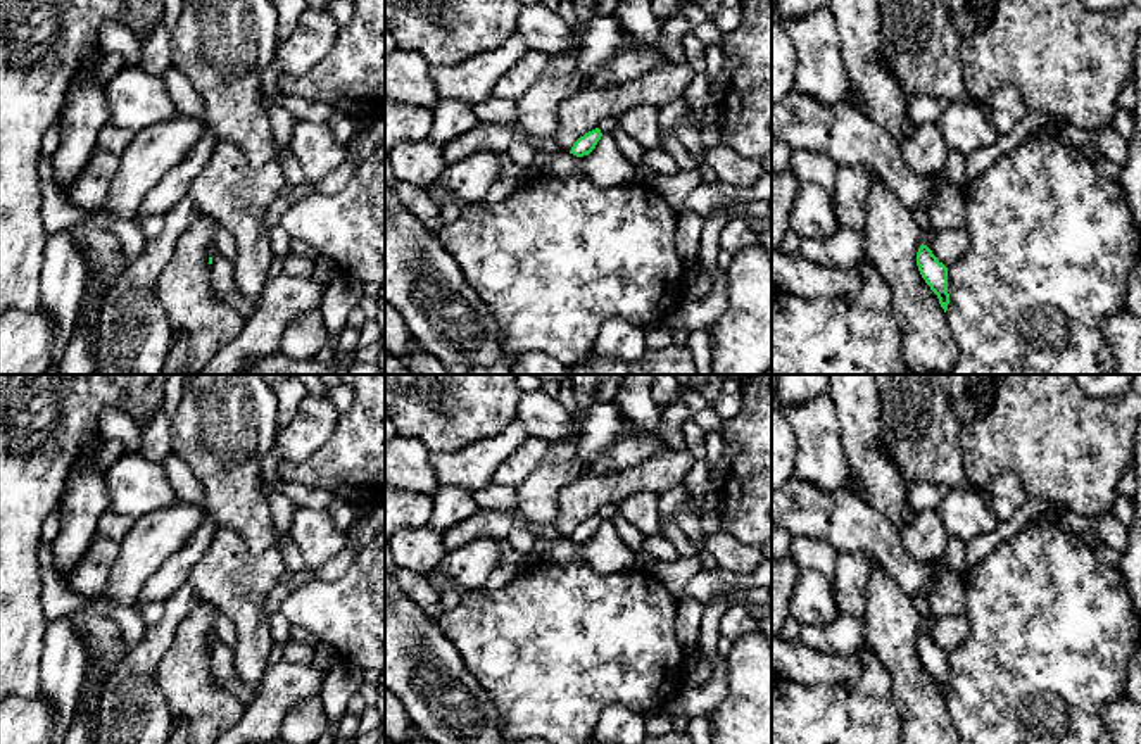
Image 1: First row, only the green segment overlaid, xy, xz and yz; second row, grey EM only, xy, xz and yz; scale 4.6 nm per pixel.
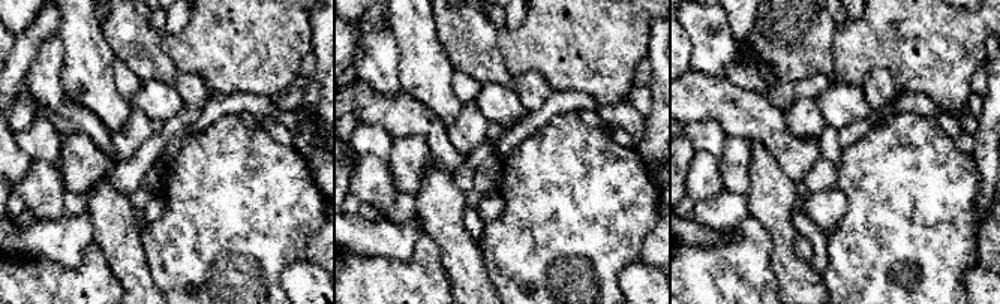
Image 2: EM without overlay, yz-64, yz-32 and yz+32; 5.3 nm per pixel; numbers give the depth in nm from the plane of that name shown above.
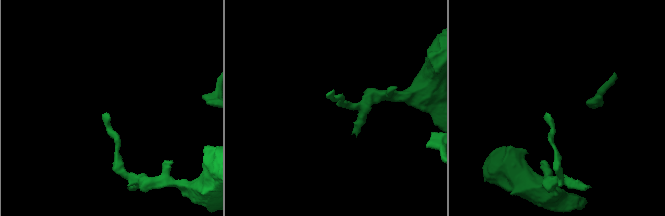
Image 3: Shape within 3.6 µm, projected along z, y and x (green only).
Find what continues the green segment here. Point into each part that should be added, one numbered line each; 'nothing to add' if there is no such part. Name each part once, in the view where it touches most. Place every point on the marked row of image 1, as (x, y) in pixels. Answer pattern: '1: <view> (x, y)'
nothing to add

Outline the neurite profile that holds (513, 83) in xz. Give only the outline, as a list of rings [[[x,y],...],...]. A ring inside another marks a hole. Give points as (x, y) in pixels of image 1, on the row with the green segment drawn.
[[[526,50],[526,54],[506,71],[492,88],[492,97],[518,100],[540,73],[551,64],[551,55],[539,50]]]

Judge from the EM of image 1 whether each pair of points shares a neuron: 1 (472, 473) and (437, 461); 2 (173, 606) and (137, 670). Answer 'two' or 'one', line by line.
1: one
2: one

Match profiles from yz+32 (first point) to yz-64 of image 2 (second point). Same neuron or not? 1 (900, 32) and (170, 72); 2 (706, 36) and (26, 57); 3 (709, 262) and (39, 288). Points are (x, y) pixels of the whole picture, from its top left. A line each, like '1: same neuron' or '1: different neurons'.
1: different neurons
2: different neurons
3: same neuron

